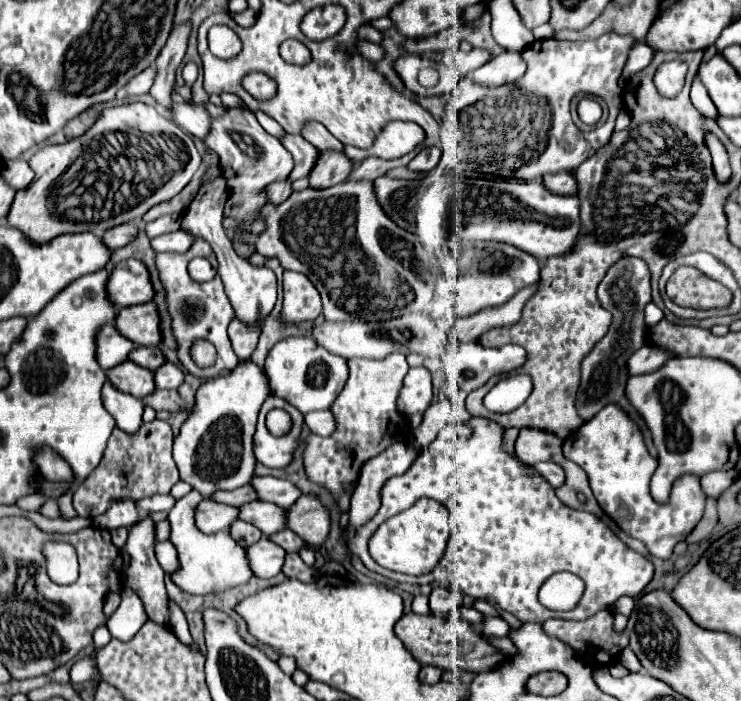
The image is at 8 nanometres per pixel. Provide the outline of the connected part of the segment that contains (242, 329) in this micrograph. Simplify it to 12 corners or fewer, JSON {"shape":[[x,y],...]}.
{"shape":[[238,317],[228,335],[238,359],[250,359],[262,325],[246,325]]}

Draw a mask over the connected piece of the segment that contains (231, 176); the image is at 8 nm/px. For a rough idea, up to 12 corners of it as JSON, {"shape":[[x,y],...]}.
{"shape":[[228,109],[204,139],[220,157],[236,233],[262,235],[264,187],[294,169],[252,111]]}

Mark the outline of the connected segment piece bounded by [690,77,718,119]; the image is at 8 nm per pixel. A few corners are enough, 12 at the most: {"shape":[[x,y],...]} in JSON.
{"shape":[[696,77],[692,83],[692,103],[706,117],[718,117],[718,111]]}

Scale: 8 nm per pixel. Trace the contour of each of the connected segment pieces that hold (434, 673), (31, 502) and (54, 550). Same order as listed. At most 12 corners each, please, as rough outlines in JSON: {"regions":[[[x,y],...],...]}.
{"regions":[[[422,667],[420,681],[438,683],[442,671],[438,667]],[[28,495],[16,503],[22,511],[40,511],[46,495]],[[46,543],[54,583],[78,578],[76,551],[68,543]]]}

